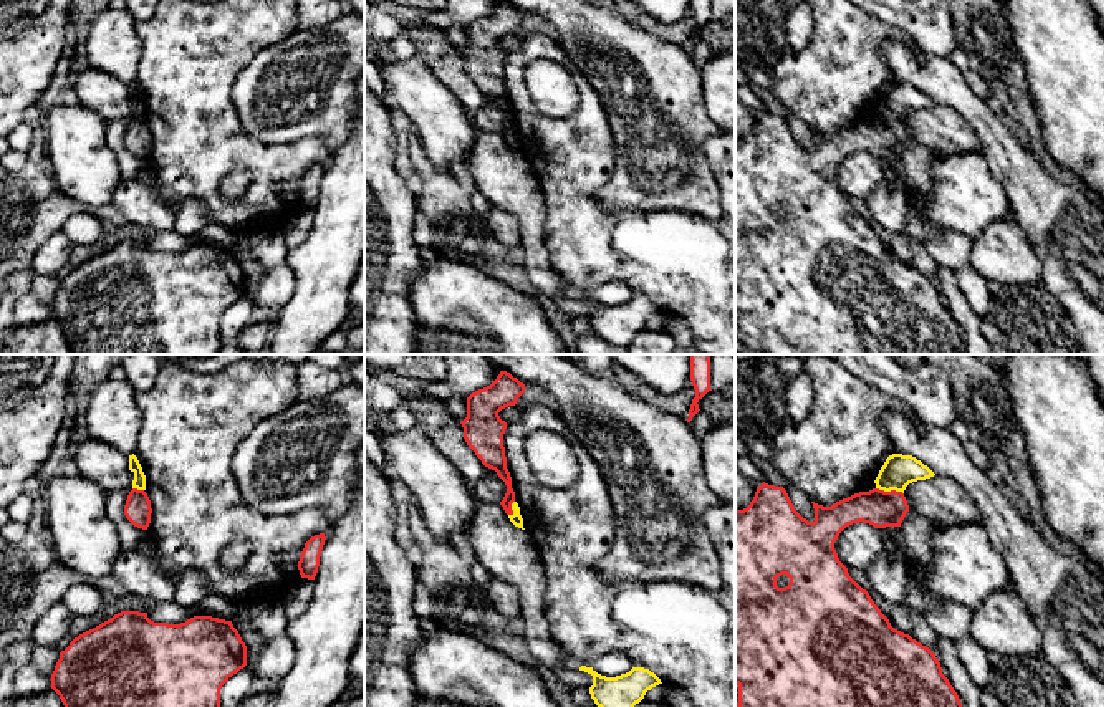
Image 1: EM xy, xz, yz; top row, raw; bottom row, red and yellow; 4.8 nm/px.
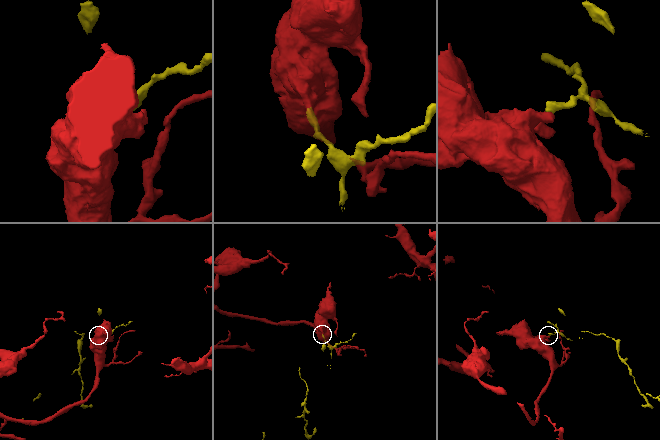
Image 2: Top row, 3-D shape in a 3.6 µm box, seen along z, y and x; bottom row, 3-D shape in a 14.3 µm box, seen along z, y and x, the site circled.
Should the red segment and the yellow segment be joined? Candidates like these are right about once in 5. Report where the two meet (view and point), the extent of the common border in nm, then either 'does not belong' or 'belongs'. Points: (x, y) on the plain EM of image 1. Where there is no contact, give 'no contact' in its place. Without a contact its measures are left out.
meets red in yz at (891, 120); contact 140 nm long; does not belong

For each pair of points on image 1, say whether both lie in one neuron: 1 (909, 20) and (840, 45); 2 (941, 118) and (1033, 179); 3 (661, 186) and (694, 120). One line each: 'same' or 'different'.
1: different
2: different
3: same

